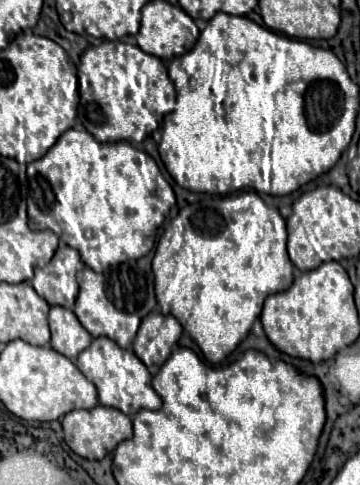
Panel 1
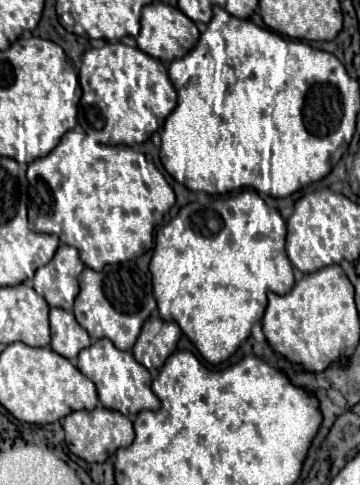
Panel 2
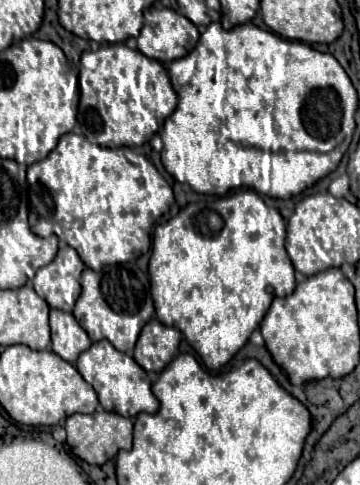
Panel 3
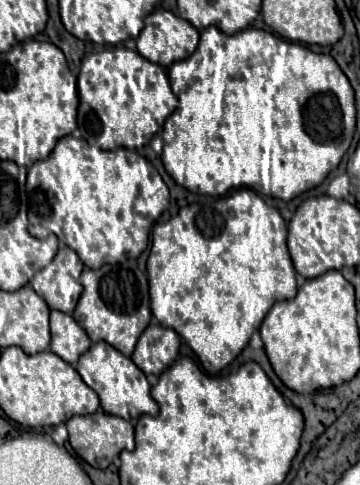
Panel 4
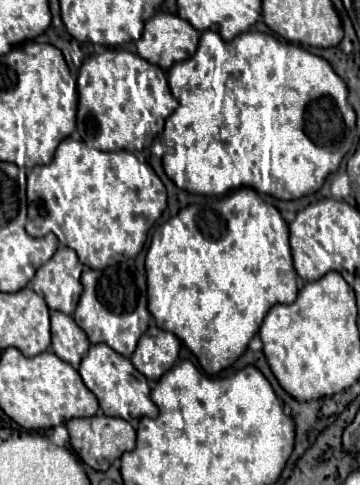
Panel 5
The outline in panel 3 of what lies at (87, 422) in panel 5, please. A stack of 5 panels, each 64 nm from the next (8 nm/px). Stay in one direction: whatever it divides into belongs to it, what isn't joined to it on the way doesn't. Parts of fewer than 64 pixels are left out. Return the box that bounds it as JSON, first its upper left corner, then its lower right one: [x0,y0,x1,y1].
[66,406,132,464]

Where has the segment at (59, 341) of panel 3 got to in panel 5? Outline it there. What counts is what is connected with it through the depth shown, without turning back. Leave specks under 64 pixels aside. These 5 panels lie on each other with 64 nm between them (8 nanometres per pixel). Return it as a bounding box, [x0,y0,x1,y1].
[50,312,90,368]

